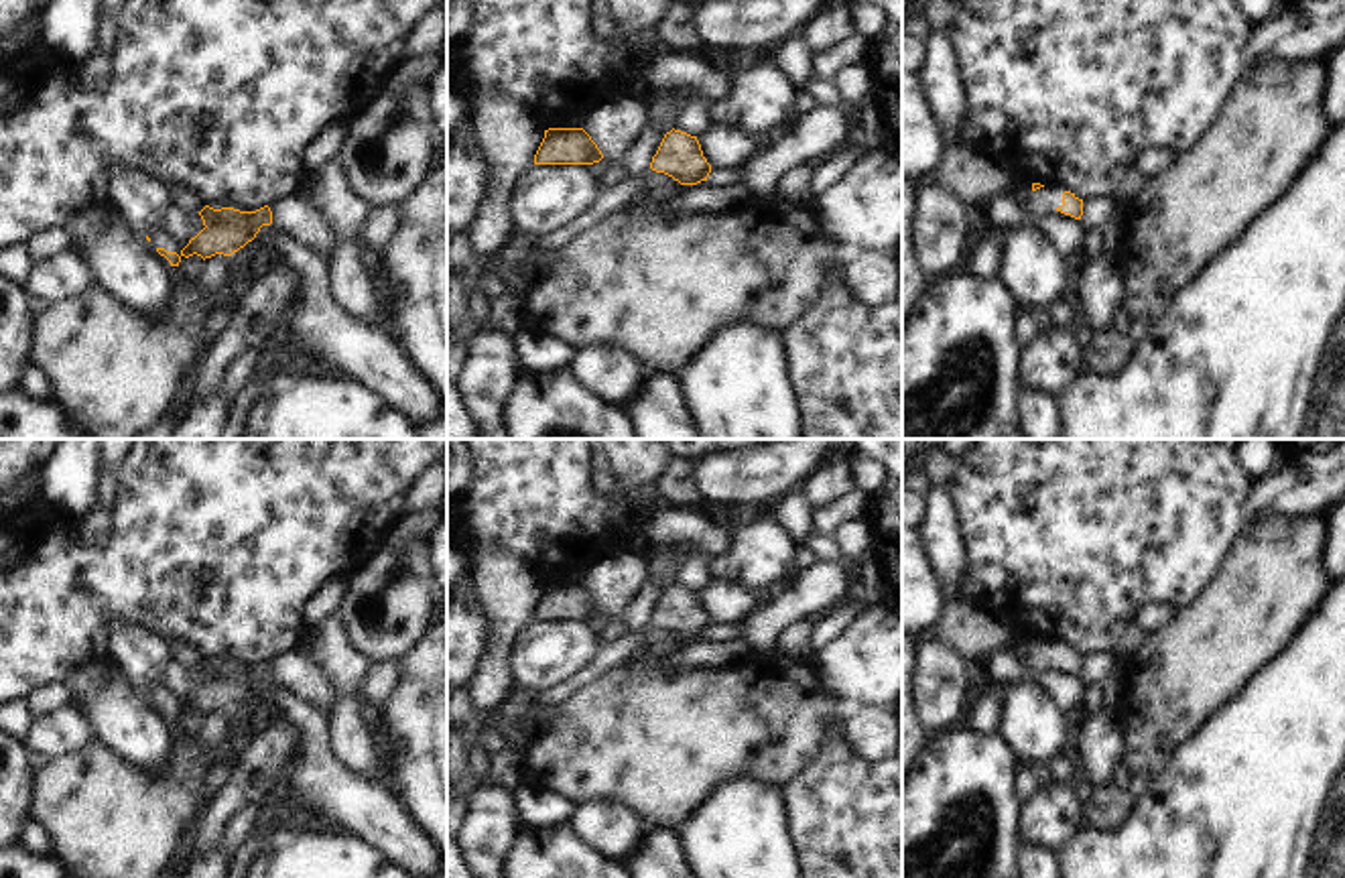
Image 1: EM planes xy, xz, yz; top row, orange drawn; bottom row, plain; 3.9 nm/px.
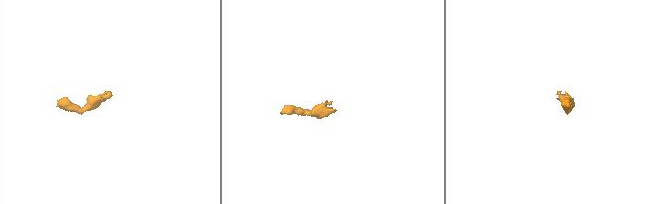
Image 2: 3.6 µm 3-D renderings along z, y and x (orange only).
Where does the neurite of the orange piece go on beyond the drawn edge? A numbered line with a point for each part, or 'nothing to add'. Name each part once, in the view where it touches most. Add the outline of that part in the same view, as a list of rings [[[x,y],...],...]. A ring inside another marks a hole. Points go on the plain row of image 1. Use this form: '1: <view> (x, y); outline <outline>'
1: yz (1045, 655); outline [[[1038,636],[1040,644],[1032,644],[1028,640],[1012,640],[1006,648],[1010,648],[1016,656],[1020,656],[1030,671],[1044,671],[1063,661],[1063,648],[1071,646],[1065,638]]]

